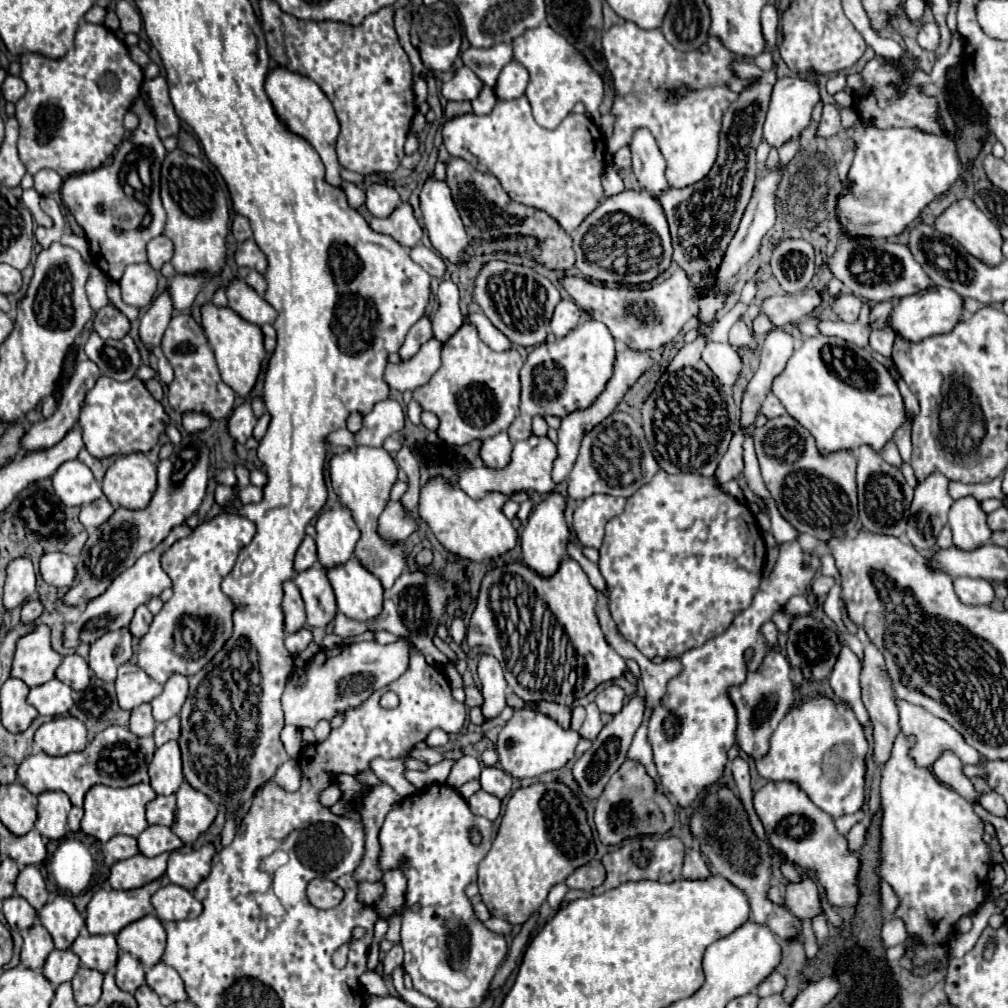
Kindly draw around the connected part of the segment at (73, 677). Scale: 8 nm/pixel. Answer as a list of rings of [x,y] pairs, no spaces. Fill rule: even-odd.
[[[78,654],[64,656],[58,670],[56,670],[56,678],[60,682],[68,684],[72,690],[84,690],[90,682],[88,662],[84,658],[80,658]]]

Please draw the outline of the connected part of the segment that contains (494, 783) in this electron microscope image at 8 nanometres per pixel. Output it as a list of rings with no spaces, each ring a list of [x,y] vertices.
[[[482,768],[482,776],[480,776],[480,784],[486,792],[504,798],[510,794],[512,790],[512,776],[508,776],[504,770],[500,768]]]

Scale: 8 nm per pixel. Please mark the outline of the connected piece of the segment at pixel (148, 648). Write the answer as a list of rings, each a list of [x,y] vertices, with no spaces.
[[[222,512],[220,516],[200,524],[194,528],[194,532],[176,542],[164,556],[162,556],[162,568],[164,572],[170,576],[172,580],[172,598],[164,604],[164,608],[154,616],[154,622],[148,630],[148,634],[140,640],[138,644],[138,666],[152,676],[156,682],[164,684],[172,674],[182,674],[182,676],[194,676],[202,666],[206,666],[212,656],[224,646],[224,642],[230,638],[232,632],[232,602],[230,598],[226,598],[220,590],[220,582],[224,580],[224,576],[230,572],[230,568],[236,562],[236,556],[240,552],[242,546],[246,546],[252,536],[256,534],[256,526],[244,518],[238,516],[236,512]]]

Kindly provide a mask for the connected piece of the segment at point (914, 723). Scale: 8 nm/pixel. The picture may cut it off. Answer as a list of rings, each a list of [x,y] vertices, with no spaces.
[[[896,700],[896,706],[900,710],[900,728],[902,728],[902,732],[908,732],[908,736],[914,738],[914,744],[912,744],[912,760],[916,760],[916,764],[920,764],[920,768],[930,768],[934,764],[934,760],[942,754],[944,748],[952,748],[956,752],[956,756],[964,764],[984,766],[984,762],[980,760],[980,754],[972,746],[968,746],[964,742],[964,738],[950,724],[946,724],[944,720],[940,720],[934,714],[926,712],[924,708],[914,706],[914,704],[908,704],[904,700]]]

